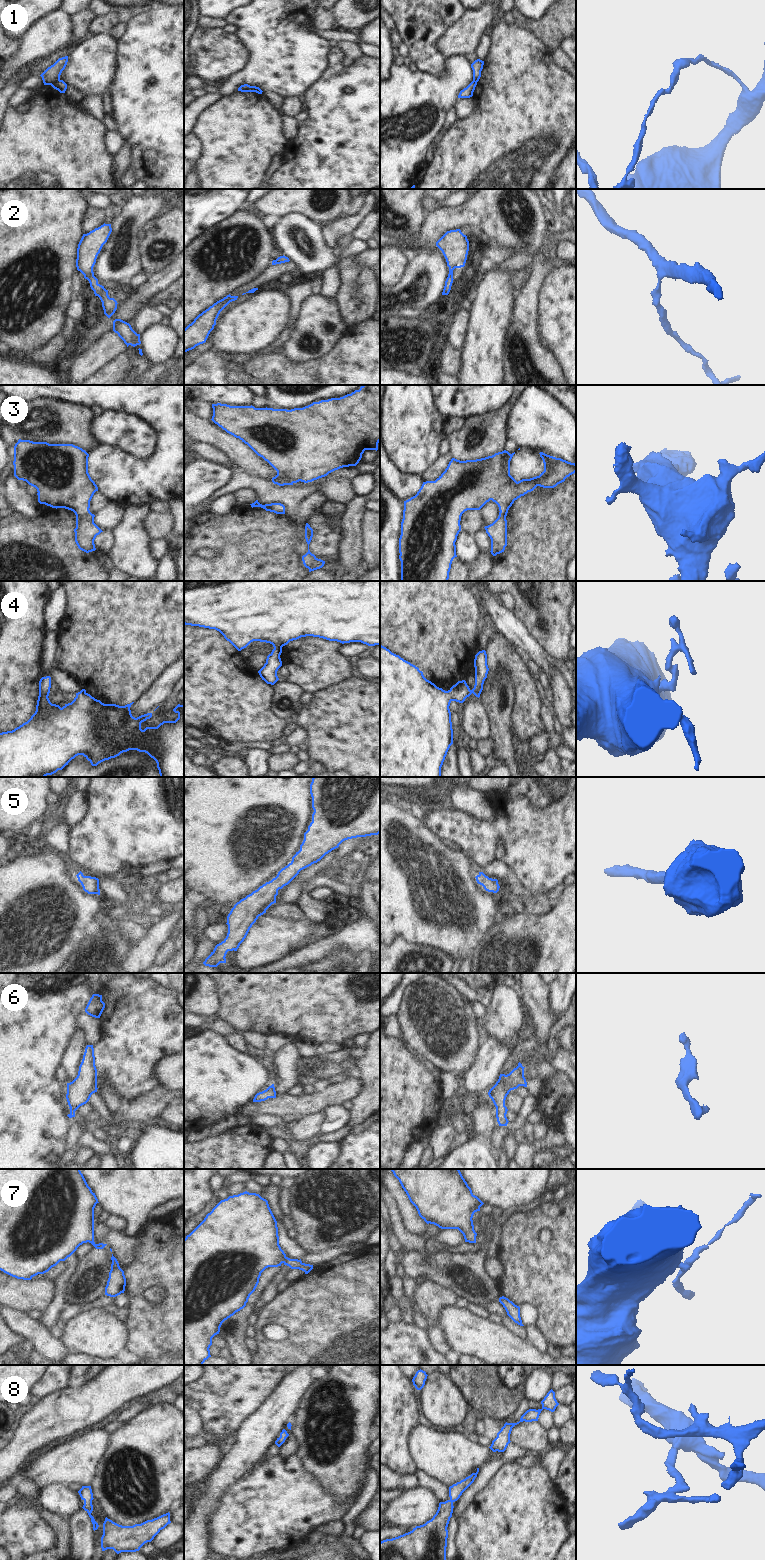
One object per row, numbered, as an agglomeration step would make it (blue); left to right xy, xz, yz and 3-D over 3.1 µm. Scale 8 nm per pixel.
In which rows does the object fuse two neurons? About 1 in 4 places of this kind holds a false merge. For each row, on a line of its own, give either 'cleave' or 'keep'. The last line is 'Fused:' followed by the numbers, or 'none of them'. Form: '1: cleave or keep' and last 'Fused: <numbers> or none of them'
1: cleave
2: keep
3: keep
4: keep
5: keep
6: keep
7: keep
8: keep
Fused: 1

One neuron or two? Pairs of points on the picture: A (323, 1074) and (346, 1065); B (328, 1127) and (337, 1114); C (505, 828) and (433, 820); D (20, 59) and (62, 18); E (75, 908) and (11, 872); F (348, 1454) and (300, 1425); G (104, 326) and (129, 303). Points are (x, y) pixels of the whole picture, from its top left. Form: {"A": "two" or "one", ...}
{"A": "one", "B": "one", "C": "one", "D": "one", "E": "one", "F": "one", "G": "one"}

